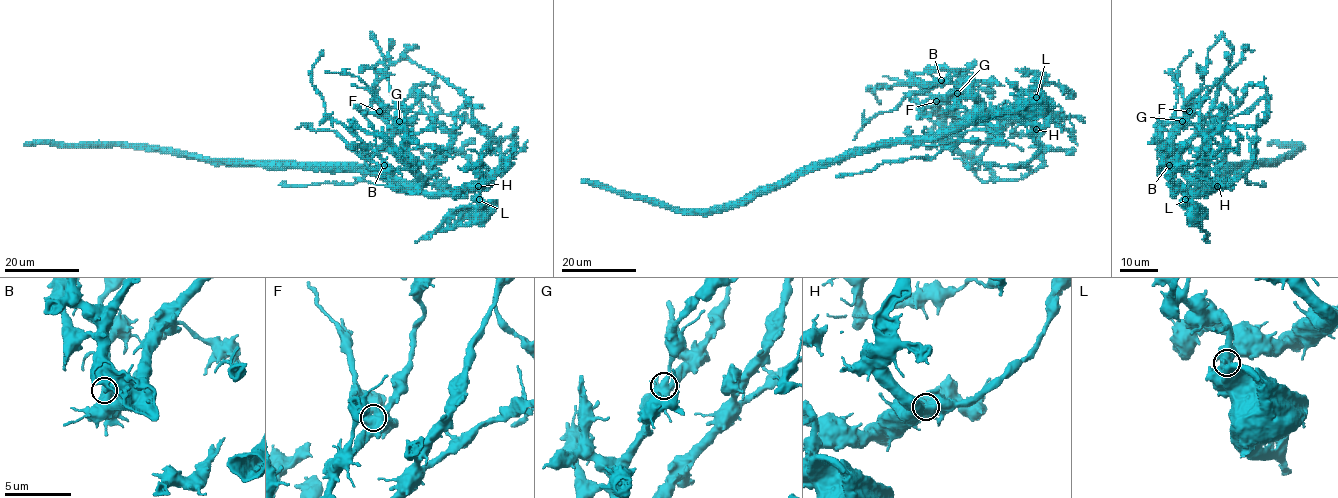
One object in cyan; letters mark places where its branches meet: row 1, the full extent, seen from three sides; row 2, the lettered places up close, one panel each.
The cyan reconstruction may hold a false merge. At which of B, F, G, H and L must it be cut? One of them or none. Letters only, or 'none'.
L

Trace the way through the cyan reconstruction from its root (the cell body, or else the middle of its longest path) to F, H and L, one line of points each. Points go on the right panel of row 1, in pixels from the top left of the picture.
F: (1197, 214), (1191, 210), (1186, 191), (1183, 188), (1199, 194), (1206, 189), (1170, 155), (1171, 139), (1189, 111)
H: (1197, 214), (1191, 210), (1184, 187), (1202, 194), (1212, 192), (1217, 186)
L: (1197, 214), (1186, 199)

